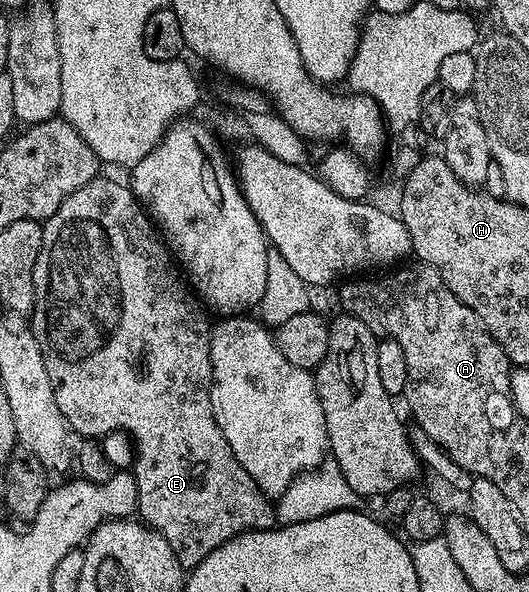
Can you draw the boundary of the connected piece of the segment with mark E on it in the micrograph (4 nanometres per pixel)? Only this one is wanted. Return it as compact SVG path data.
M105 176L94 178L88 184L84 184L84 188L72 192L72 196L68 196L68 200L64 200L64 204L56 208L54 215L45 219L42 228L42 247L34 269L32 329L42 349L44 368L48 372L48 380L56 396L56 408L60 408L62 419L73 433L75 430L79 434L77 436L79 439L102 440L105 434L110 434L113 430L123 430L124 433L130 434L131 440L134 441L132 473L138 493L137 517L150 529L164 536L164 540L168 540L172 552L184 568L200 565L213 550L220 548L237 534L245 534L247 530L273 530L276 526L275 503L266 497L266 493L258 487L256 480L252 480L252 476L244 472L240 460L236 460L232 448L228 448L228 440L224 440L224 432L220 432L214 419L210 399L212 322L206 317L208 314L203 303L195 297L191 287L184 281L171 251L156 233L155 223L148 217L142 203L134 197L129 185L122 183L121 186L120 183L113 182Z

